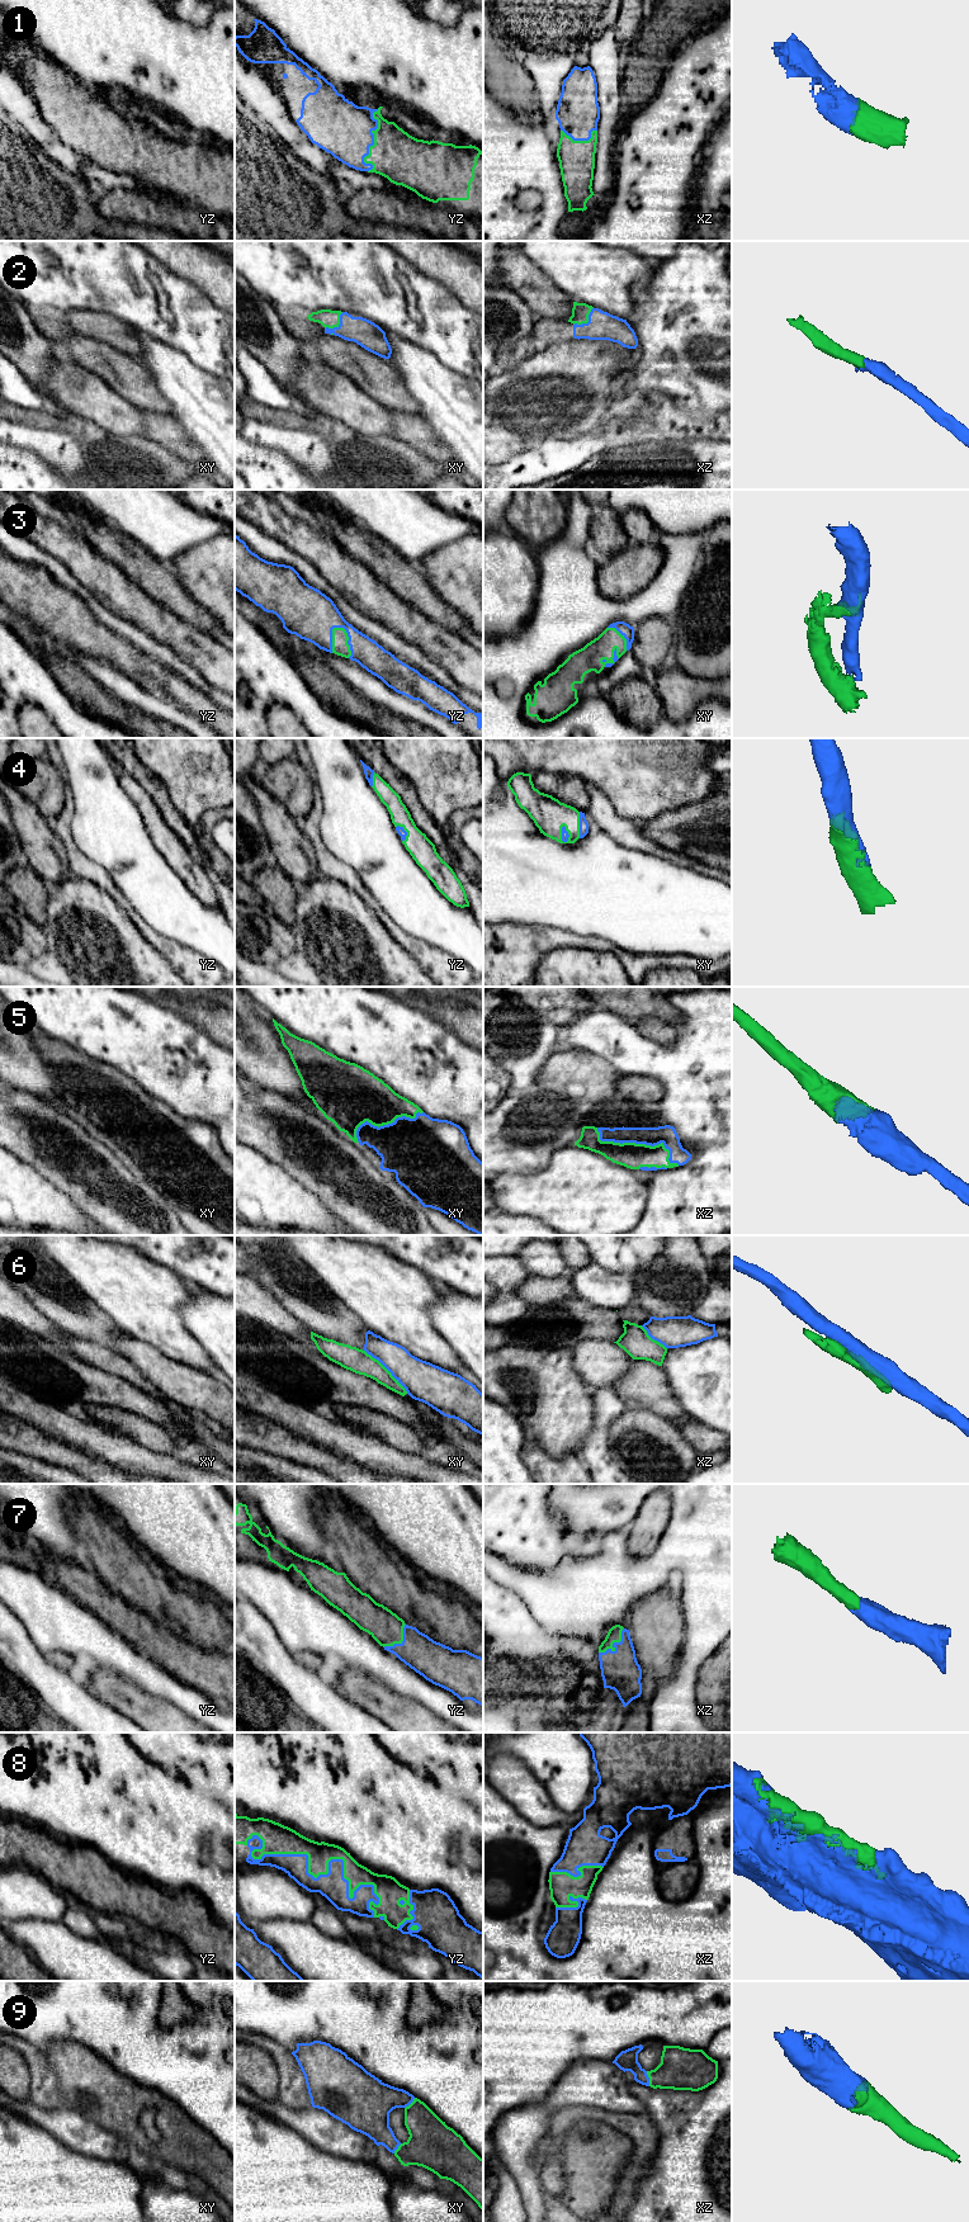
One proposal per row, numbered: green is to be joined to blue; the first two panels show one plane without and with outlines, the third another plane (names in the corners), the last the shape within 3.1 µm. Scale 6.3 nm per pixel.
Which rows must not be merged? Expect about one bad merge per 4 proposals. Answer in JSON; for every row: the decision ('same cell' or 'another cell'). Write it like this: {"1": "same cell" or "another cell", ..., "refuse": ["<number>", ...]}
{"1": "same cell", "2": "same cell", "3": "same cell", "4": "same cell", "5": "same cell", "6": "another cell", "7": "same cell", "8": "same cell", "9": "same cell", "refuse": ["6"]}

